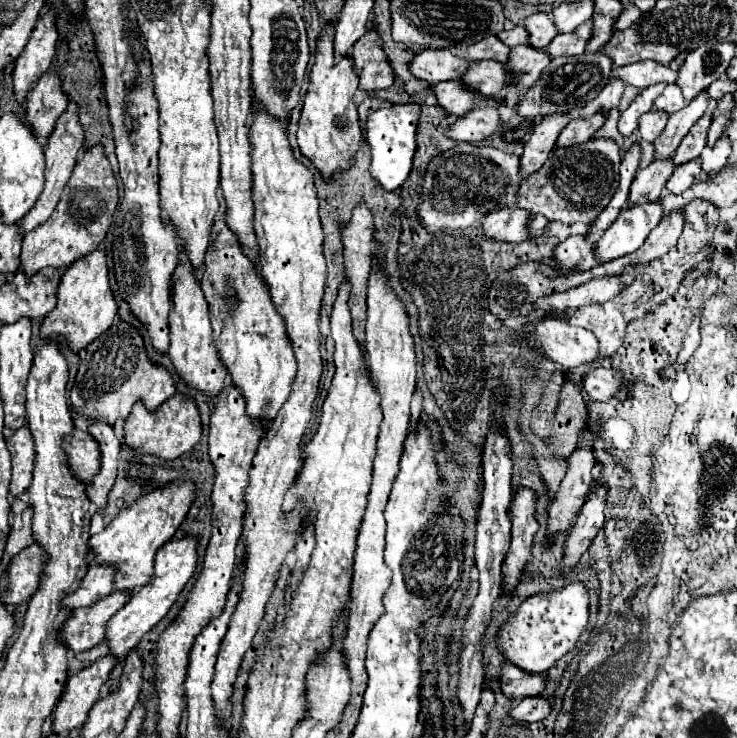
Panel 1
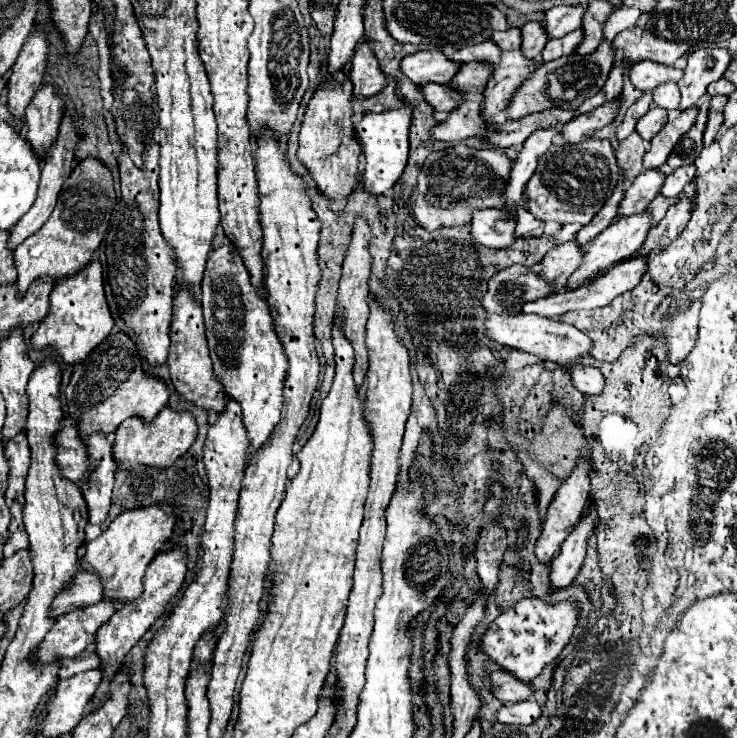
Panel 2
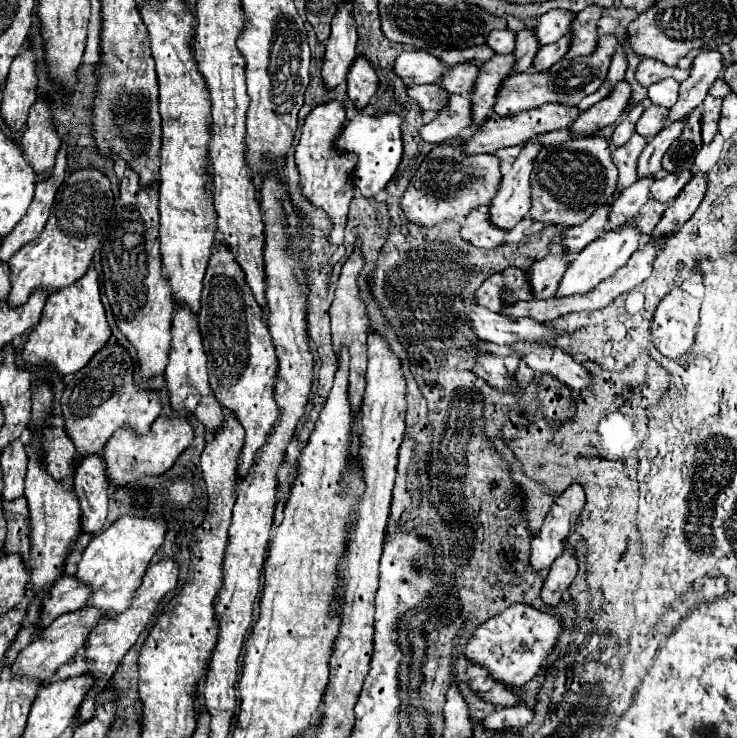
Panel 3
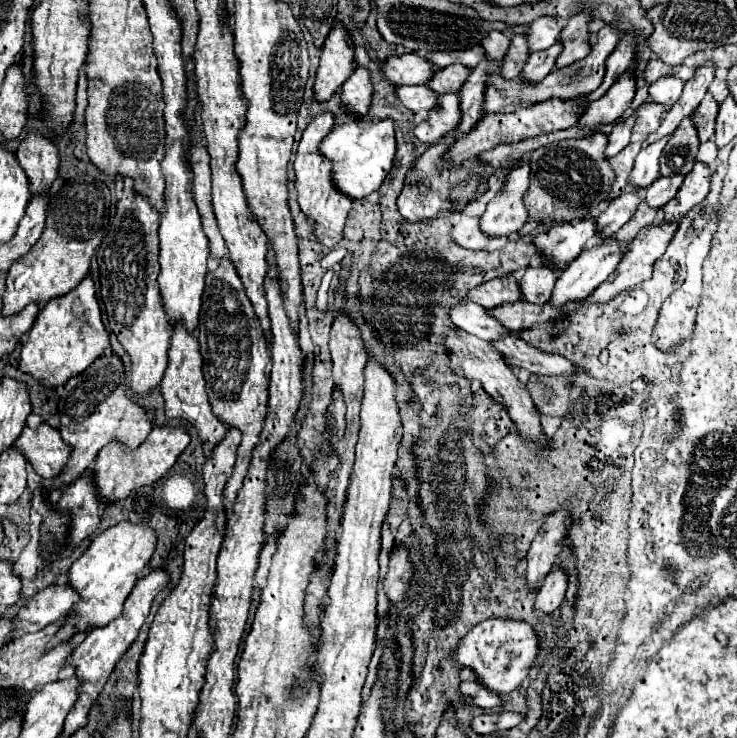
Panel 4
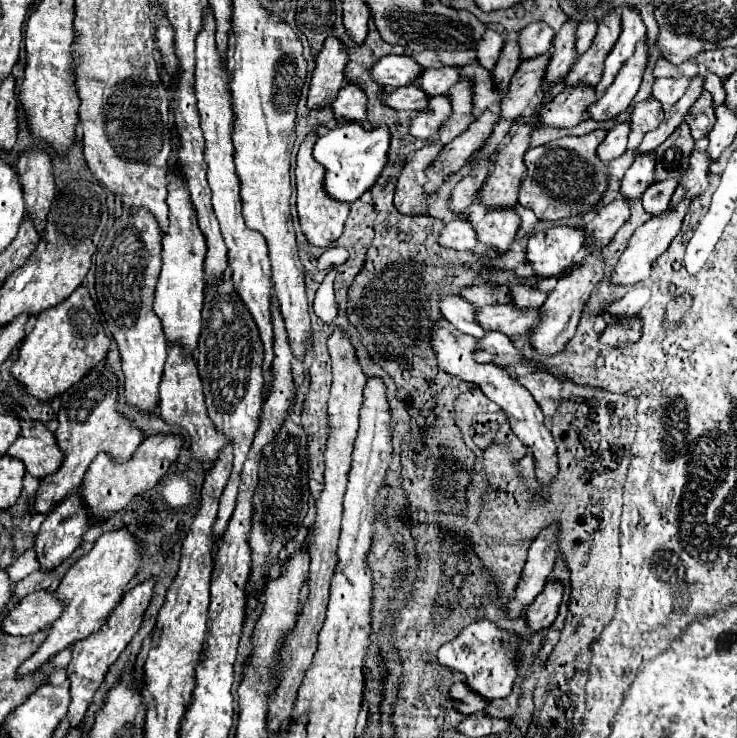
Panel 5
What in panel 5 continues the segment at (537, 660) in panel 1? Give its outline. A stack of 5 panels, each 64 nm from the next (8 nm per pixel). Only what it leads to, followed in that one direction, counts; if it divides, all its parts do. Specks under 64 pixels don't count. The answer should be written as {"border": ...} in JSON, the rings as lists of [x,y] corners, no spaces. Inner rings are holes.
{"border":[[[480,620],[480,622],[466,626],[454,640],[444,644],[438,650],[436,658],[438,658],[440,666],[446,666],[454,672],[464,674],[466,686],[474,694],[478,694],[490,702],[496,698],[506,698],[510,694],[510,688],[514,684],[514,678],[516,678],[516,664],[520,658],[516,652],[518,642],[520,640],[514,634],[498,630],[488,620]]]}

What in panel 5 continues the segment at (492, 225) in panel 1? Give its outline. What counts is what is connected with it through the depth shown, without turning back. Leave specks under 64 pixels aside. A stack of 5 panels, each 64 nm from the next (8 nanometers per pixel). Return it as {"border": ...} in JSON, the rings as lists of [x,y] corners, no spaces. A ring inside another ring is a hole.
{"border":[[[450,220],[442,228],[442,232],[438,236],[438,244],[444,246],[444,248],[452,248],[452,250],[474,252],[478,240],[476,240],[476,234],[474,234],[474,228],[472,228],[470,222]]]}

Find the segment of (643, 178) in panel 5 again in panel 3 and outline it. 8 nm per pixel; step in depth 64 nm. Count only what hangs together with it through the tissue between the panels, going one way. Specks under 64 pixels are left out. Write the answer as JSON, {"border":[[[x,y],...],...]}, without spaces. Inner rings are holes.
{"border":[[[678,120],[664,128],[662,132],[658,132],[652,138],[652,142],[646,144],[638,158],[638,178],[656,178],[656,172],[662,170],[662,156],[668,150],[668,146],[676,140],[676,136],[680,136],[682,126],[684,120]]]}

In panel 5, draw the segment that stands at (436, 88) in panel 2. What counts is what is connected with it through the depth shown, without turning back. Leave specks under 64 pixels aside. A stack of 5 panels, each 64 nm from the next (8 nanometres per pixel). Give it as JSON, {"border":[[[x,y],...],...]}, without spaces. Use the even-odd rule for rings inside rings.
{"border":[[[412,84],[390,90],[390,92],[382,92],[382,100],[386,106],[394,108],[394,110],[422,110],[426,108],[428,102],[428,94],[424,94],[420,88],[414,88]]]}

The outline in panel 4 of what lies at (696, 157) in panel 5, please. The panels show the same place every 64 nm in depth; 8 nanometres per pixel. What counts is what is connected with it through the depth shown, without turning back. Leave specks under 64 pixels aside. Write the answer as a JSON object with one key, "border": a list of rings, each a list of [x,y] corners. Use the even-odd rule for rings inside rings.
{"border":[[[696,162],[694,168],[686,174],[676,198],[664,206],[664,220],[666,222],[682,220],[682,216],[688,210],[692,210],[698,202],[702,202],[710,190],[710,176],[712,170],[706,164]]]}

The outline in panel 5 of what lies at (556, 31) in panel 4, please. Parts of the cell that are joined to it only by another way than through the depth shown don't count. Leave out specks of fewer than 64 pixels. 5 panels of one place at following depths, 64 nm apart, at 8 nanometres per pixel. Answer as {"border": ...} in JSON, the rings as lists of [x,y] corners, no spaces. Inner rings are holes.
{"border":[[[544,22],[530,24],[522,32],[518,32],[522,60],[530,60],[546,54],[552,48],[552,38],[554,38],[554,32]]]}

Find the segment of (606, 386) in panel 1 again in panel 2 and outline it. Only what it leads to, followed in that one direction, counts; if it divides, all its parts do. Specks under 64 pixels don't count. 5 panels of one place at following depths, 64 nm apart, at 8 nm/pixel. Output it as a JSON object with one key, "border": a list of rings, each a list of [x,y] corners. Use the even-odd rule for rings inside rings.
{"border":[[[580,362],[566,364],[562,368],[570,374],[570,380],[572,380],[574,388],[580,390],[582,394],[600,394],[602,392],[602,388],[604,388],[604,376],[602,376],[602,372],[598,368],[584,366]]]}

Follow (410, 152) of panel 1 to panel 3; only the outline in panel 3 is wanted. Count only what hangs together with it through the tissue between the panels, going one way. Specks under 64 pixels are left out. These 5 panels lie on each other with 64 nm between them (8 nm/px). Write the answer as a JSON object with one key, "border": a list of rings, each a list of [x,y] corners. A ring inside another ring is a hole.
{"border":[[[358,114],[344,124],[342,132],[334,140],[334,148],[340,154],[356,156],[356,166],[350,178],[354,188],[362,196],[376,196],[380,190],[384,190],[384,186],[390,182],[390,178],[398,170],[398,164],[402,160],[400,124],[402,124],[402,118],[396,114],[380,114],[380,116]]]}

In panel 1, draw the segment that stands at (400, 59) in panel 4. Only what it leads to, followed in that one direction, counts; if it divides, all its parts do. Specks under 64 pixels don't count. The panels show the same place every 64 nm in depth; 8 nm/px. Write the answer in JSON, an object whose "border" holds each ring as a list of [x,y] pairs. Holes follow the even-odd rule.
{"border":[[[422,50],[410,60],[408,68],[418,80],[438,84],[444,80],[460,80],[468,64],[470,60],[458,58],[450,50]]]}

